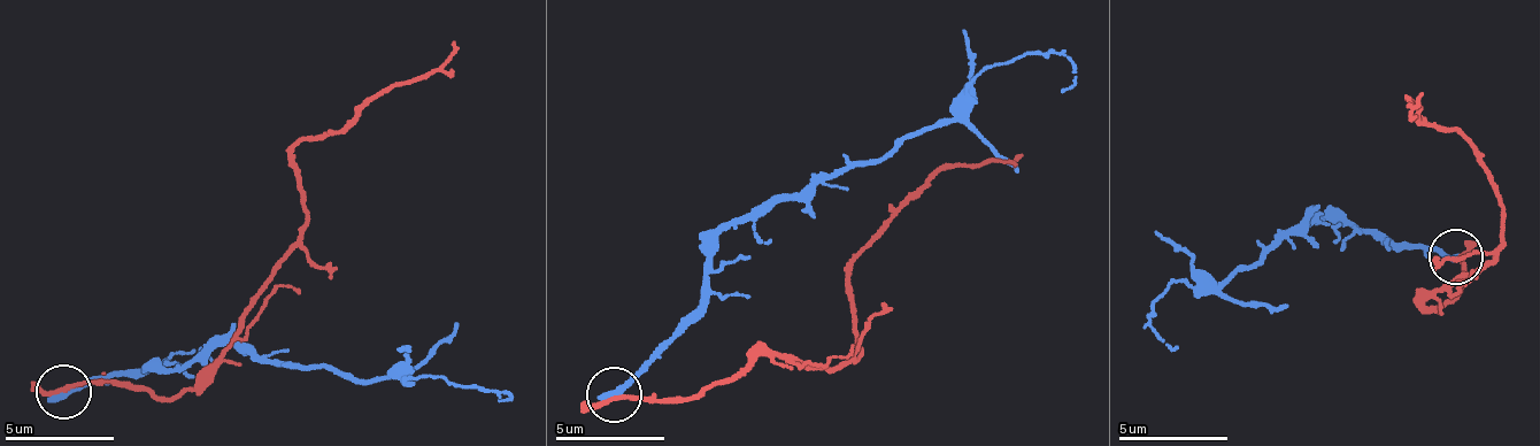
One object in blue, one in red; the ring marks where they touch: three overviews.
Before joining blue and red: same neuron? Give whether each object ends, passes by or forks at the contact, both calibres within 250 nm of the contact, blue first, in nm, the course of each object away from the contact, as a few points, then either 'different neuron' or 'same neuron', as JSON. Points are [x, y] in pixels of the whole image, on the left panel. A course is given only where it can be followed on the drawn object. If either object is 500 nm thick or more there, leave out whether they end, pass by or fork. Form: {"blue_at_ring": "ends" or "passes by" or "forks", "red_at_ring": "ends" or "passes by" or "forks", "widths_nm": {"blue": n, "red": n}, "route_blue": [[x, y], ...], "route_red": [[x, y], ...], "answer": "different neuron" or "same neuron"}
{"blue_at_ring": "ends", "red_at_ring": "passes by", "widths_nm": {"blue": 360, "red": 200}, "route_blue": [[62, 390], [147, 367], [146, 373], [168, 371], [228, 344], [378, 381], [421, 375], [508, 393], [497, 401]], "route_red": [[62, 390], [144, 383], [166, 397], [192, 387], [299, 237], [305, 185], [292, 146], [438, 70], [455, 38]], "answer": "different neuron"}

